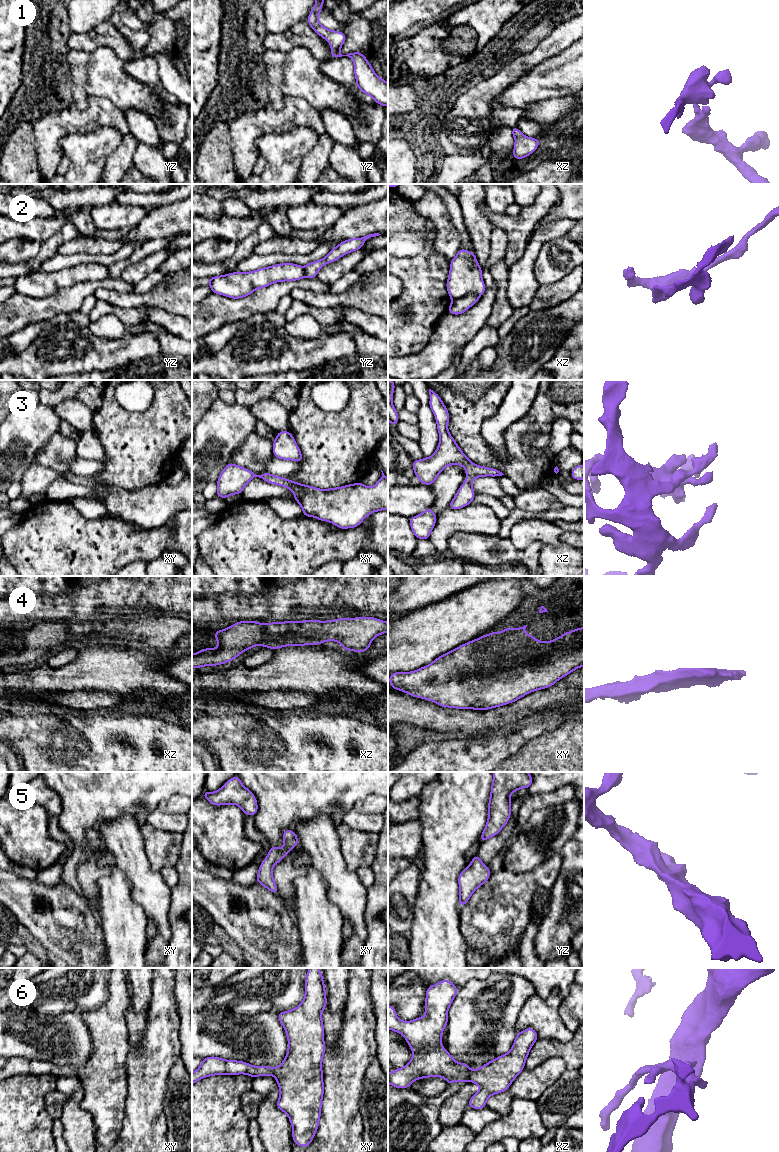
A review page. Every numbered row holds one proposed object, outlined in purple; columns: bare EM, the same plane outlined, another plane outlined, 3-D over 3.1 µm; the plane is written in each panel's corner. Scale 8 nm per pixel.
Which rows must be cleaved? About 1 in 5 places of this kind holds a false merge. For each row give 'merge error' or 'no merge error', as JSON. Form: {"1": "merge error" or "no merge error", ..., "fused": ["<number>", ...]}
{"1": "no merge error", "2": "merge error", "3": "no merge error", "4": "no merge error", "5": "no merge error", "6": "merge error", "fused": ["2", "6"]}

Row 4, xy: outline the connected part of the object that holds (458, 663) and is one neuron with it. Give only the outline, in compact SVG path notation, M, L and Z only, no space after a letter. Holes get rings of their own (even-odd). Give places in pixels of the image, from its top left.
M527 625L506 627L502 632L492 632L460 645L425 667L411 672L389 674L390 686L416 698L437 703L441 707L488 710L513 703L523 696L553 686L558 680L584 666L584 627L568 631L552 641L538 641L525 633Z

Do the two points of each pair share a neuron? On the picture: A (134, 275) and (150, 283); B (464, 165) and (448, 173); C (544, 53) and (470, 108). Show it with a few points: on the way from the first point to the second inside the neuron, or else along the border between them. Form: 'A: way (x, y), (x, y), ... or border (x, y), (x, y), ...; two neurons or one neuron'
A: border (158, 270), (150, 272), (132, 285); two neurons
B: way (460, 165), (452, 171); one neuron
C: way (526, 61), (521, 61), (502, 80), (488, 90); one neuron

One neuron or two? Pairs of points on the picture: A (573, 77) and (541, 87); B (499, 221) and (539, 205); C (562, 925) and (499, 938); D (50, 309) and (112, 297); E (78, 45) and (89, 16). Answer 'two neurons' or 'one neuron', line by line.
A: one neuron
B: one neuron
C: two neurons
D: two neurons
E: two neurons

